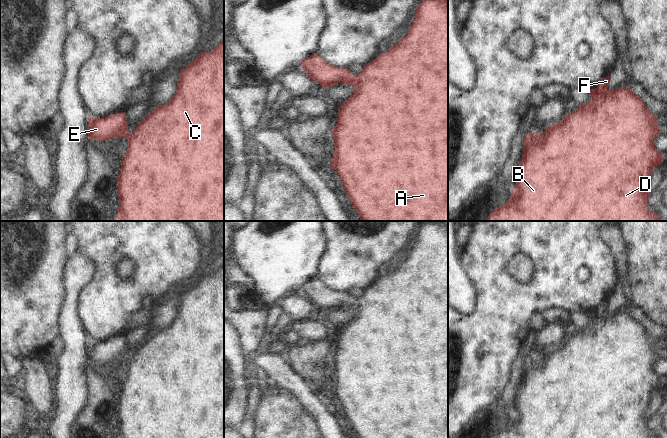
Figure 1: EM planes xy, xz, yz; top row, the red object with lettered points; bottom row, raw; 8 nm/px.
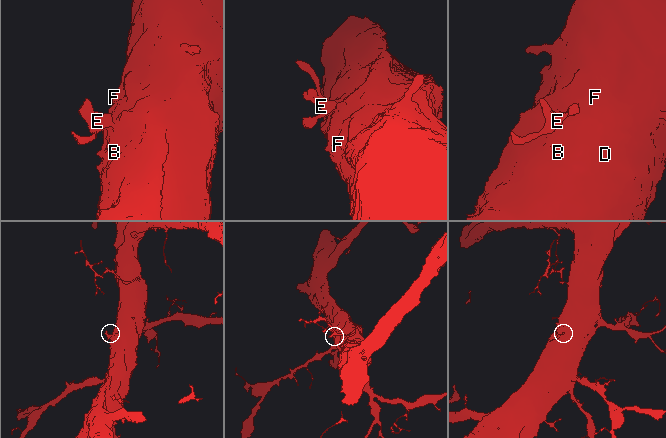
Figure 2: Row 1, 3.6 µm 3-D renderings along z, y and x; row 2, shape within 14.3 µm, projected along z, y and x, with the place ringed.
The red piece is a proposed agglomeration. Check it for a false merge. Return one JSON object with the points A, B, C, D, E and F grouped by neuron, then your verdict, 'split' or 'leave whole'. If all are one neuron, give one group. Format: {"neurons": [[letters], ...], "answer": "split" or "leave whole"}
{"neurons": [["A", "B", "C", "D", "E", "F"]], "answer": "leave whole"}

